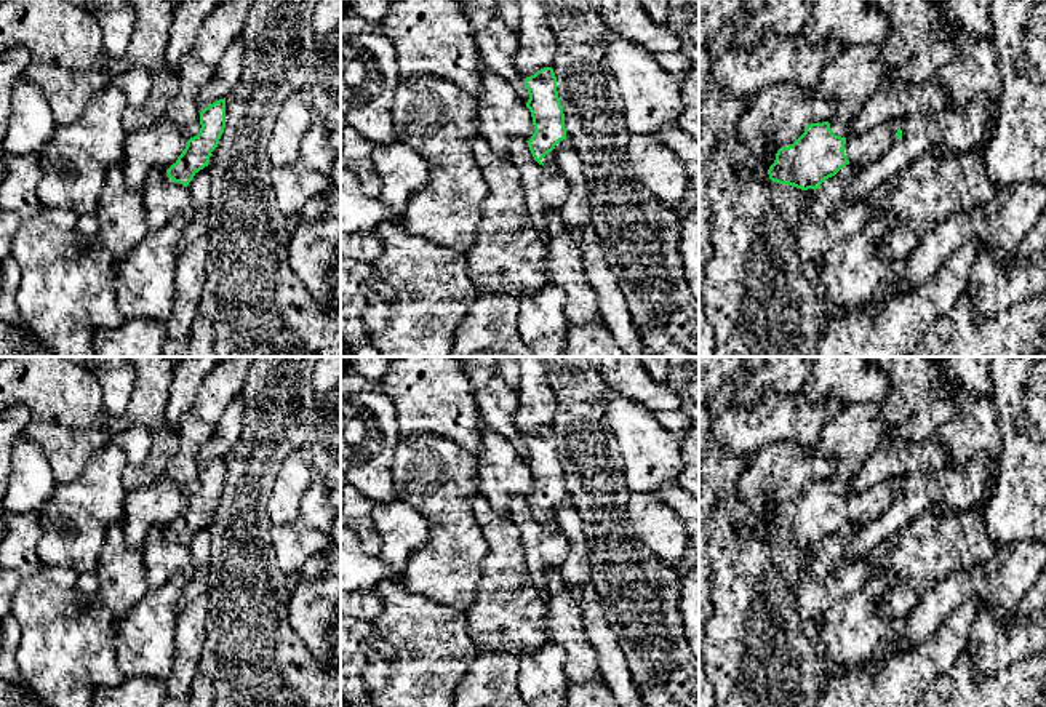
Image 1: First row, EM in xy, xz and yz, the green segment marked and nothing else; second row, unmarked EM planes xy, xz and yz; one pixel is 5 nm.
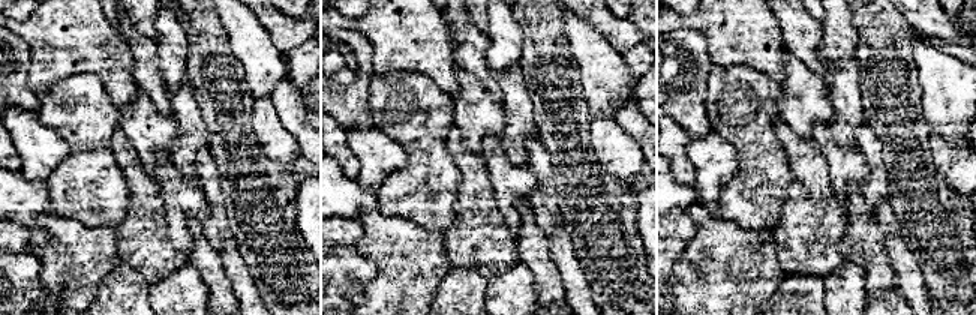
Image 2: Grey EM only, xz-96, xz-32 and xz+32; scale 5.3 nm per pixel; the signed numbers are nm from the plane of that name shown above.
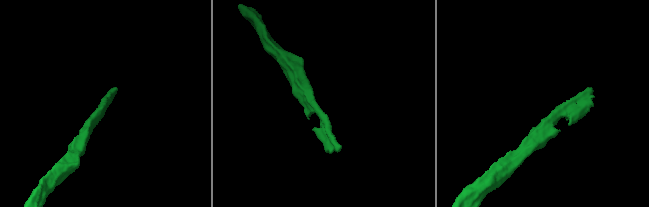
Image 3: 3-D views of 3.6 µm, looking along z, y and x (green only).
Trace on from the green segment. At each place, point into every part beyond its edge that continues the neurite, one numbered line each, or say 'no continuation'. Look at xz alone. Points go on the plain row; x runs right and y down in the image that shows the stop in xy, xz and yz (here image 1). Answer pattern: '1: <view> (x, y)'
1: xz (549, 520)

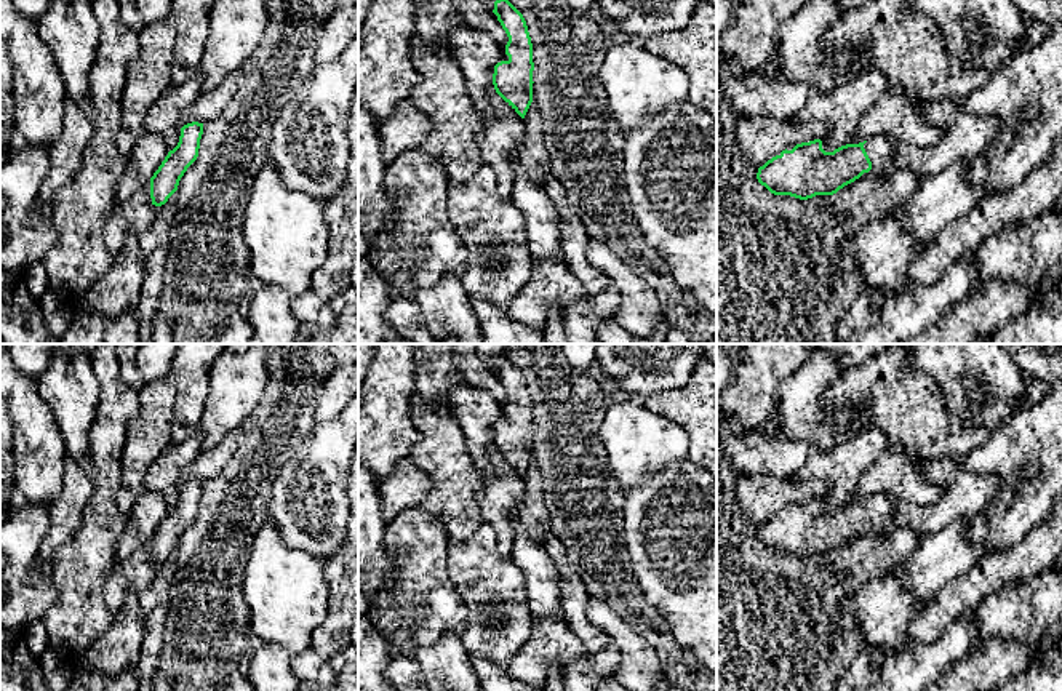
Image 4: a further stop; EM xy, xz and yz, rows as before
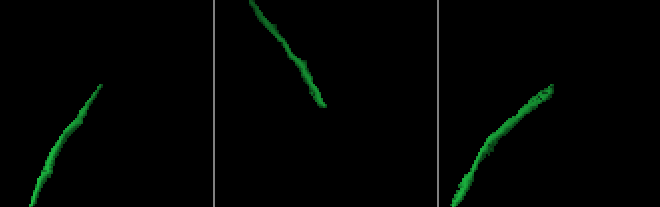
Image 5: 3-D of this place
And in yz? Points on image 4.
1: yz (878, 507)

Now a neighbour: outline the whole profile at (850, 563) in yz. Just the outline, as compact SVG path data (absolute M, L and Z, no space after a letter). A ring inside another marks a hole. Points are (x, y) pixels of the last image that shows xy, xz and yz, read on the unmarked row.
M894 529L889 536L867 531L830 553L833 574L849 590L860 589L867 581L868 568L891 547L904 558L920 545L920 534L910 529Z

